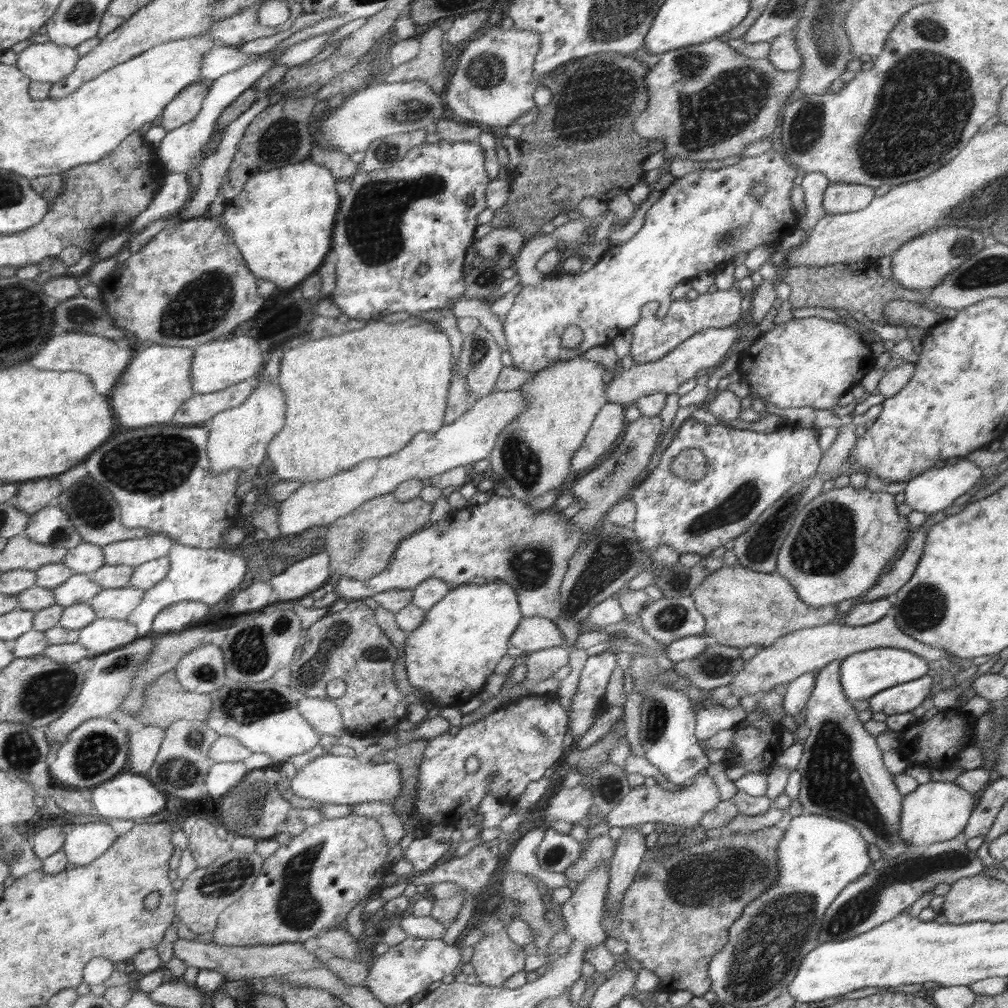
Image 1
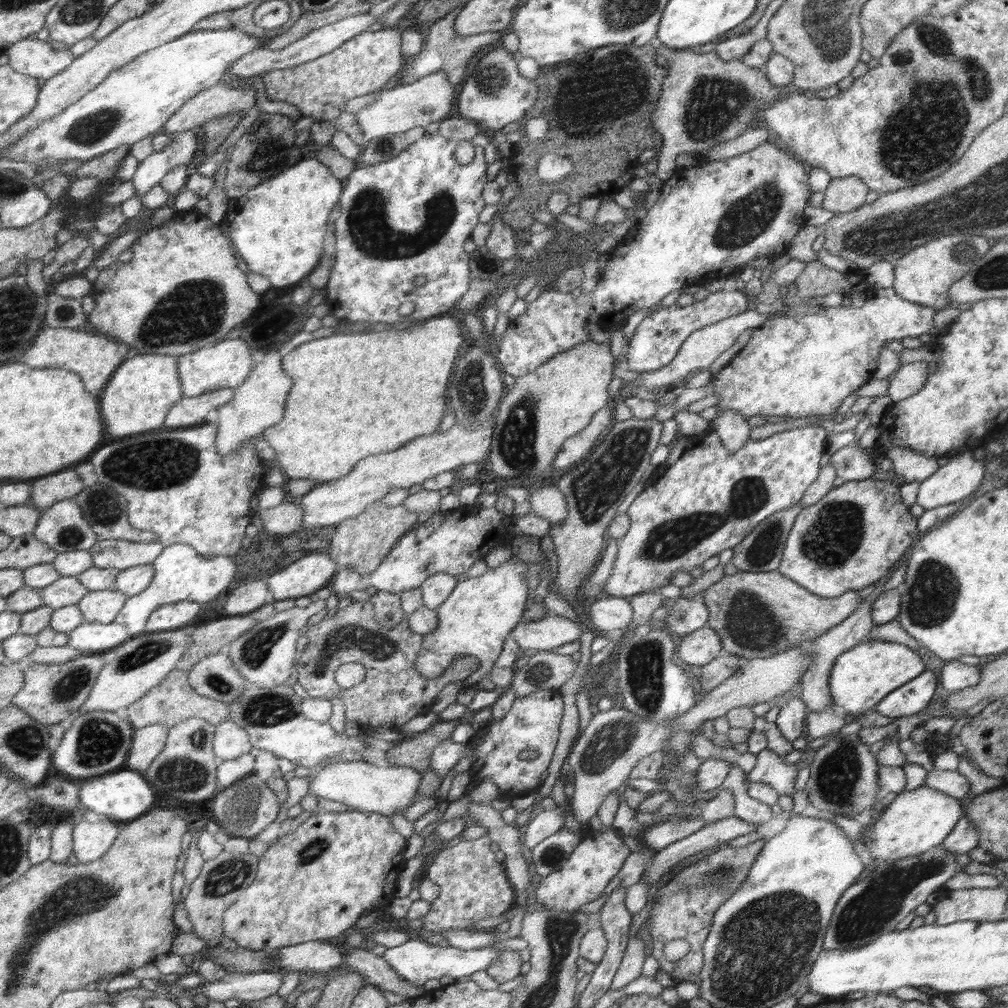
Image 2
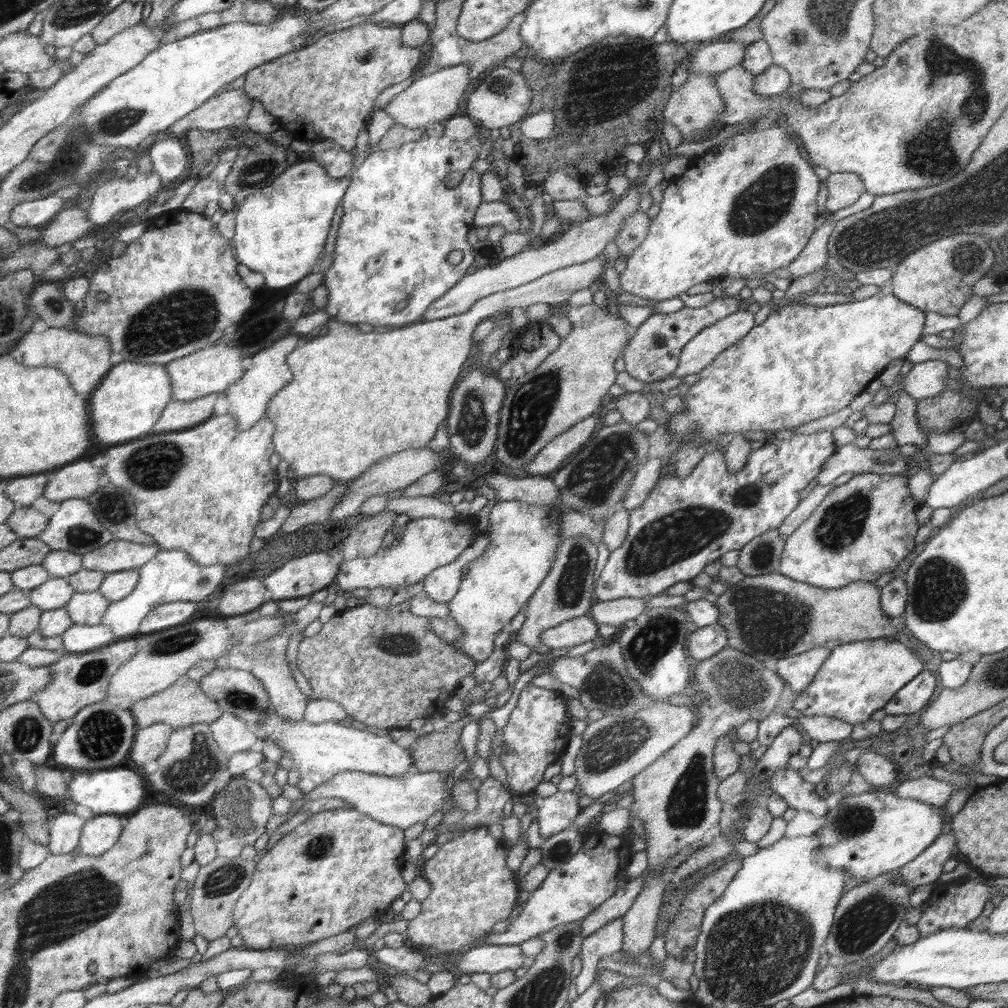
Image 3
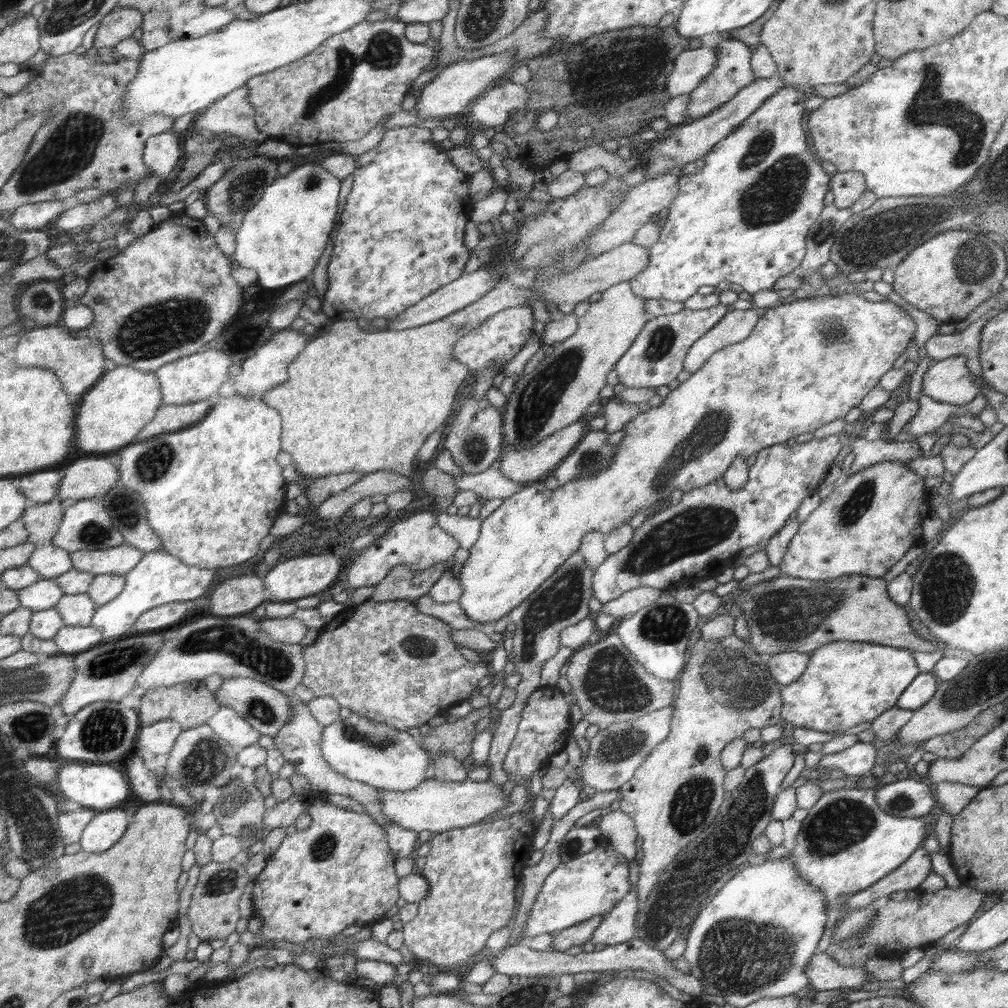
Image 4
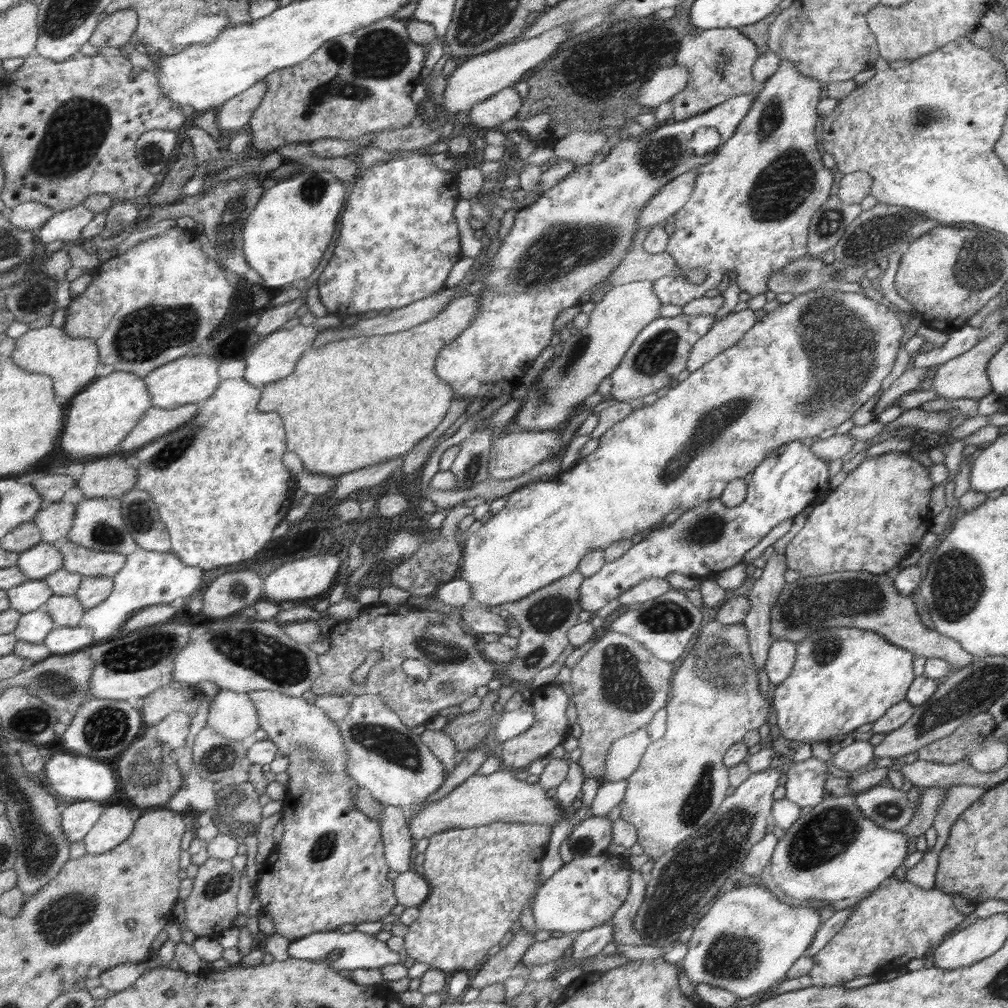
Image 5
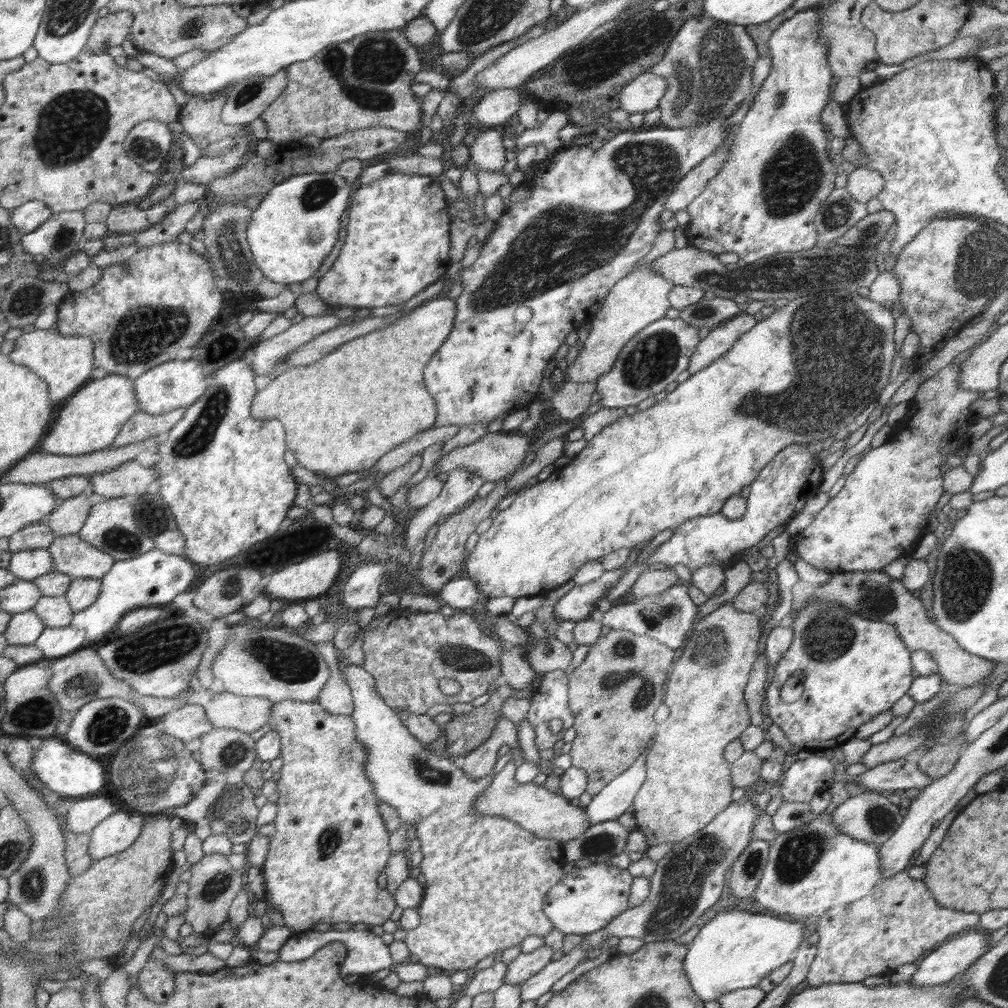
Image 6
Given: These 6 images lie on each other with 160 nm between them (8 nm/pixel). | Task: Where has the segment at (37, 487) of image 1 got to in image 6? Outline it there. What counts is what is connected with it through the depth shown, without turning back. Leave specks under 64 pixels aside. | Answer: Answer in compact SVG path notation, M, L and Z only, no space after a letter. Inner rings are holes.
M134 459L112 471L92 475L89 479L94 493L113 499L126 495L143 495L146 491L153 490L158 484L156 480L159 479L159 473L152 467L144 468Z

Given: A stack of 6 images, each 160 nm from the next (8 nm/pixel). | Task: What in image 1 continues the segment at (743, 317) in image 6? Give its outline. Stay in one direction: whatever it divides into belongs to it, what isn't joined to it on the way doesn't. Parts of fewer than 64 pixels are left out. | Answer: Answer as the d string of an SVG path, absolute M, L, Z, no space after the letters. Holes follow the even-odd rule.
M733 325L732 328L710 328L704 329L697 336L692 336L692 340L684 340L680 348L676 347L663 359L647 363L644 365L635 365L630 370L619 368L614 374L614 378L608 383L606 390L607 404L634 404L634 402L653 393L674 394L678 386L682 386L686 380L696 376L696 370L708 368L708 366L718 366L724 361L726 352L730 346L740 337L742 326Z

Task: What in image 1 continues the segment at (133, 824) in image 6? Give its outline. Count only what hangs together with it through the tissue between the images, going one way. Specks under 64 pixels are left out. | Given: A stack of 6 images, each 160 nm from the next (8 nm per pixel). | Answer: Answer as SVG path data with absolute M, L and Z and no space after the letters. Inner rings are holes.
M106 822L75 824L70 834L65 836L62 850L68 862L76 867L86 866L106 853L106 850L119 838Z

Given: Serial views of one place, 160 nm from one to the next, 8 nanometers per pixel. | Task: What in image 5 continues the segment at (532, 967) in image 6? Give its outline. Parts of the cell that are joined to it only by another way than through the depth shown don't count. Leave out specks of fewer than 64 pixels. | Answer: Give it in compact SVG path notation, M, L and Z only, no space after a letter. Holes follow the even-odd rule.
M564 933L560 937L551 936L549 940L544 940L544 942L535 941L530 949L524 952L518 966L523 964L523 966L532 968L558 960L565 954L565 950L574 944L576 938L577 933Z

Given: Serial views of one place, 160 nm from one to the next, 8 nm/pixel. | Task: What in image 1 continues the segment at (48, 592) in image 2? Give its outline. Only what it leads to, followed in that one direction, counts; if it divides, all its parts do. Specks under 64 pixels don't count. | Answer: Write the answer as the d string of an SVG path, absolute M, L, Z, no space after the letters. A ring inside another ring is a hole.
M73 574L65 583L53 589L53 593L55 603L67 607L79 602L87 603L102 590L87 574Z

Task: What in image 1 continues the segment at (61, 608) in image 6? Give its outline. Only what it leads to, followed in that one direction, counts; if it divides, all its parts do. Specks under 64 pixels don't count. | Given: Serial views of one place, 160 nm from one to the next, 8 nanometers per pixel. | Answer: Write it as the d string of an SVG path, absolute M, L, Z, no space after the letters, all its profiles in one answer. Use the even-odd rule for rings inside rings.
M132 586L103 589L87 603L97 618L116 621L126 620L140 604L145 591Z

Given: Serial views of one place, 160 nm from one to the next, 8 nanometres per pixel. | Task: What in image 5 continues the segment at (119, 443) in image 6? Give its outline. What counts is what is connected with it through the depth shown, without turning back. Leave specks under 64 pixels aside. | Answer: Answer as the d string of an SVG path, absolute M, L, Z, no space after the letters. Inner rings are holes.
M193 403L174 409L152 407L152 412L148 412L148 416L144 416L144 420L139 420L140 428L136 428L136 432L132 432L132 436L128 436L128 440L123 440L120 444L122 450L134 453L154 439L190 422L198 414L199 406L200 404Z

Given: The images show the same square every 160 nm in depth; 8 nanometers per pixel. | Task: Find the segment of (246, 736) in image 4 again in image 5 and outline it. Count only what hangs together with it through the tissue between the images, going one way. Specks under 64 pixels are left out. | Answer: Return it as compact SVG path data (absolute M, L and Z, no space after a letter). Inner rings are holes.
M221 689L210 703L207 725L230 740L243 741L259 728L257 708L250 695Z

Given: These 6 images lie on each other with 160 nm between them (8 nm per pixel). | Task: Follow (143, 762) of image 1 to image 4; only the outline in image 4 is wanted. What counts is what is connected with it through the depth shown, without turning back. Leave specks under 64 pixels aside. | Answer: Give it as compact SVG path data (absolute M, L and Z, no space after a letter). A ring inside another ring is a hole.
M172 719L159 720L140 731L135 754L144 759L147 768L155 775L164 775L168 754L183 728Z

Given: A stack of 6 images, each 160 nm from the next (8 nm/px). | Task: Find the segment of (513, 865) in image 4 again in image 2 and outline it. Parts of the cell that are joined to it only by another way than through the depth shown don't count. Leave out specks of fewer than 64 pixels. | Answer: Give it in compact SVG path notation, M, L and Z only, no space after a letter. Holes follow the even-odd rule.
M490 838L463 840L452 848L446 847L426 870L426 879L440 888L440 894L431 902L431 909L422 917L421 928L413 933L421 935L424 930L478 930L473 928L478 920L500 916L510 910L514 892L506 880L502 864L490 850Z

